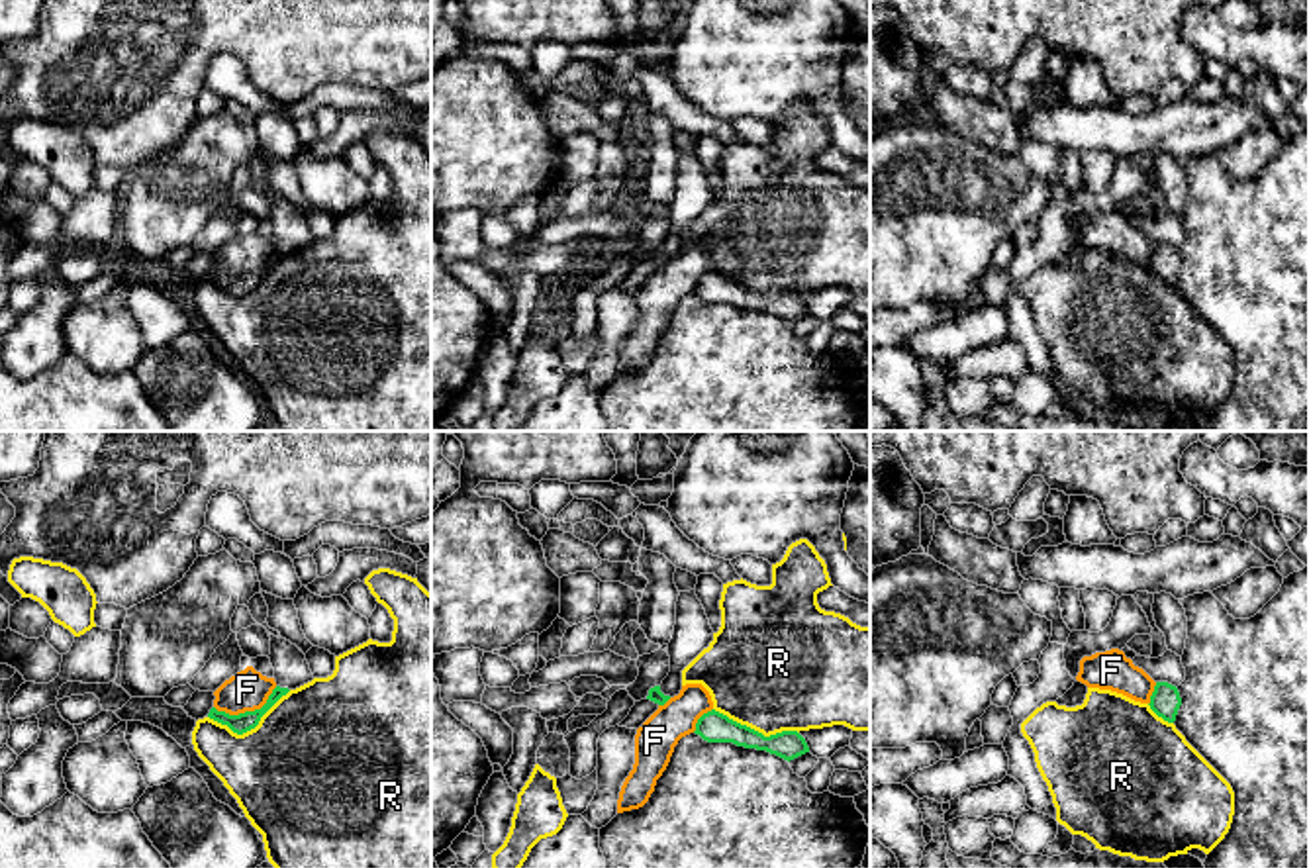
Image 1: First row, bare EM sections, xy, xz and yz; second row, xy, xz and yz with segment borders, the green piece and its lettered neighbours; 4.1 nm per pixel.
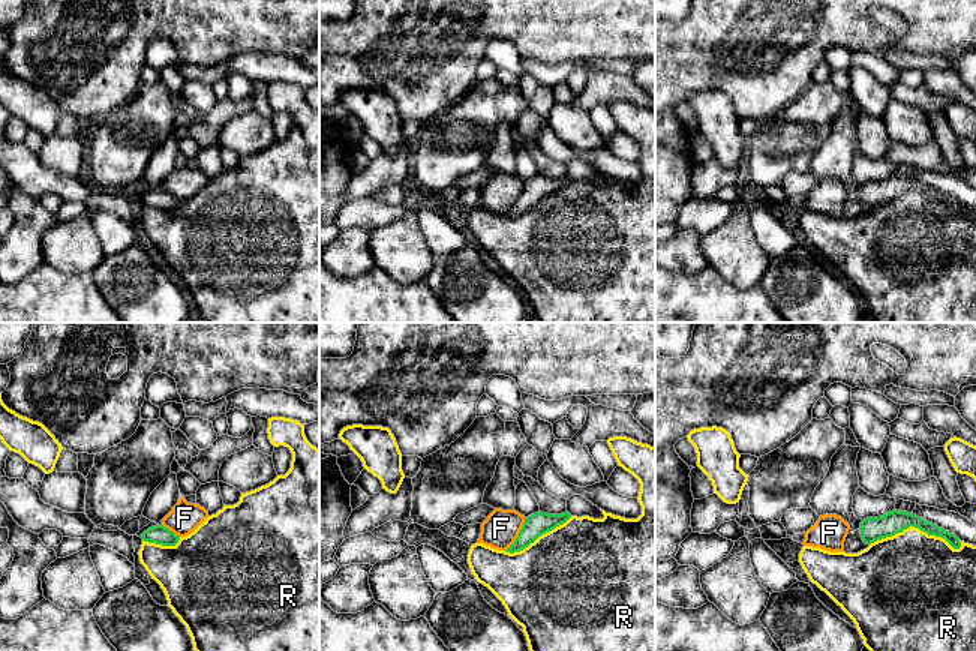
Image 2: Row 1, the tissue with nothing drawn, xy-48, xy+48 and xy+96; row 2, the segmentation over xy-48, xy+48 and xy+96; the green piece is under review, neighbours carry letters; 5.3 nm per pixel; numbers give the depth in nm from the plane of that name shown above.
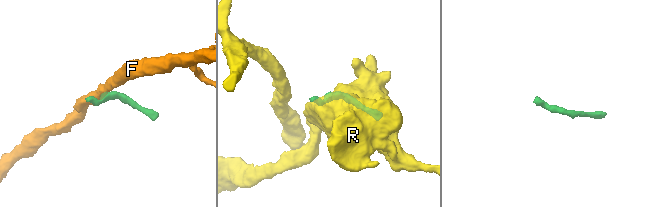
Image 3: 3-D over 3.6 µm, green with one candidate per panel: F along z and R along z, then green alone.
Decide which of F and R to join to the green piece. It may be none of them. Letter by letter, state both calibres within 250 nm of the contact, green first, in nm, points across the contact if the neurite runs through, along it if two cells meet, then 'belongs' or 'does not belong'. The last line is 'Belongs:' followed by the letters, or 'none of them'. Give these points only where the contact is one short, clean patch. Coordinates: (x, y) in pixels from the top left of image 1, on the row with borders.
F: 80/170 nm | along xy (277, 686), (259, 708), (238, 714), (214, 708) | does not belong
R: 80/480 nm | does not belong
Belongs: none of them

